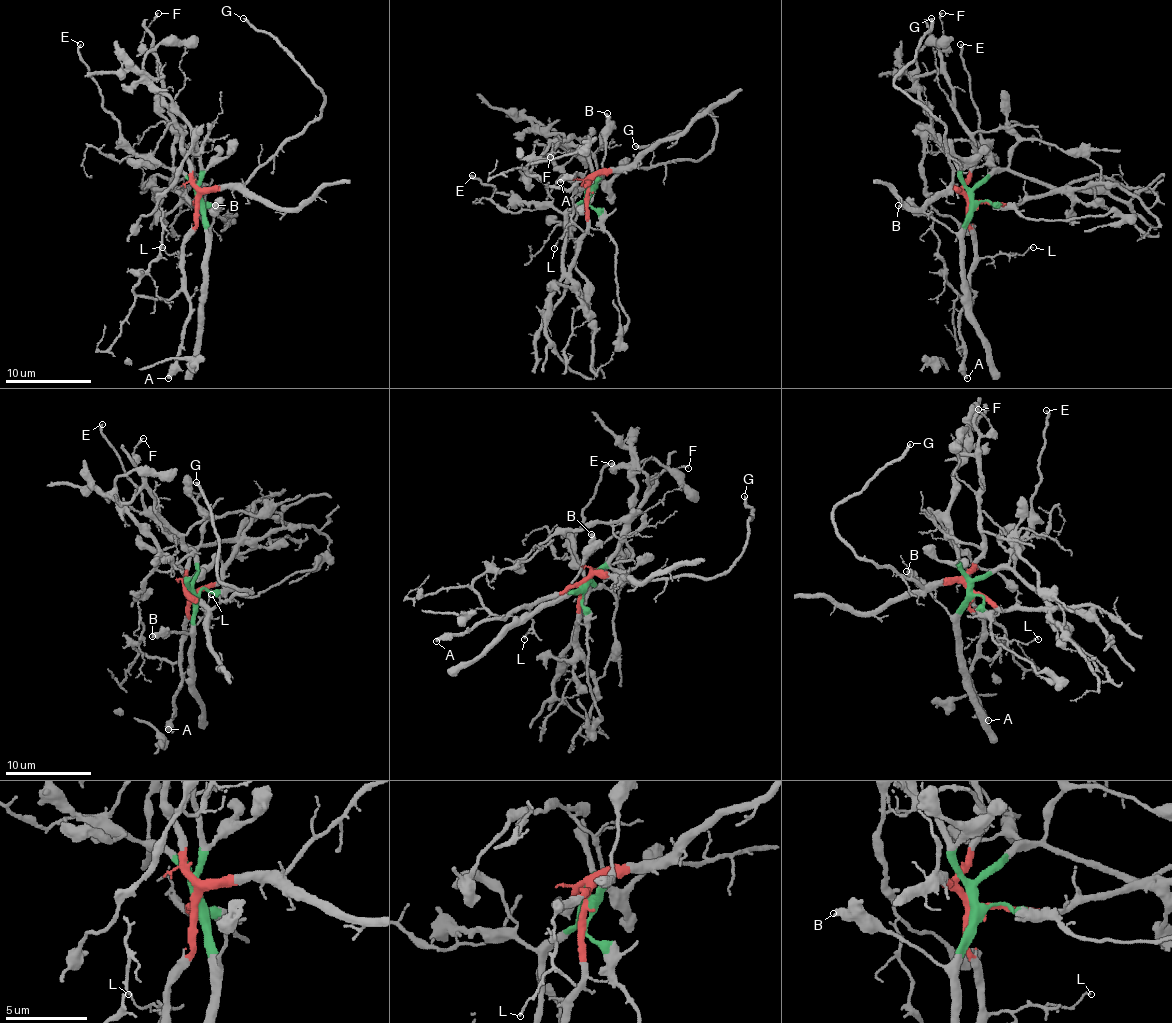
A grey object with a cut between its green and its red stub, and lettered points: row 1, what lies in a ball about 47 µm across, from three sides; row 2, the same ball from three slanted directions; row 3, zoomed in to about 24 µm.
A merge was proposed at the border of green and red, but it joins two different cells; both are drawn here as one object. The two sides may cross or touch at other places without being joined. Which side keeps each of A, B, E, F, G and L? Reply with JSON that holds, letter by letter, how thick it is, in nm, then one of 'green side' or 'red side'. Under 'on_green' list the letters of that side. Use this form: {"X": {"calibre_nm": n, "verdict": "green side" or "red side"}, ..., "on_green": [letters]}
{"A": {"calibre_nm": 360, "verdict": "red side"}, "B": {"calibre_nm": 400, "verdict": "green side"}, "E": {"calibre_nm": 190, "verdict": "green side"}, "F": {"calibre_nm": 170, "verdict": "red side"}, "G": {"calibre_nm": 220, "verdict": "red side"}, "L": {"calibre_nm": 110, "verdict": "red side"}, "on_green": ["B", "E"]}

